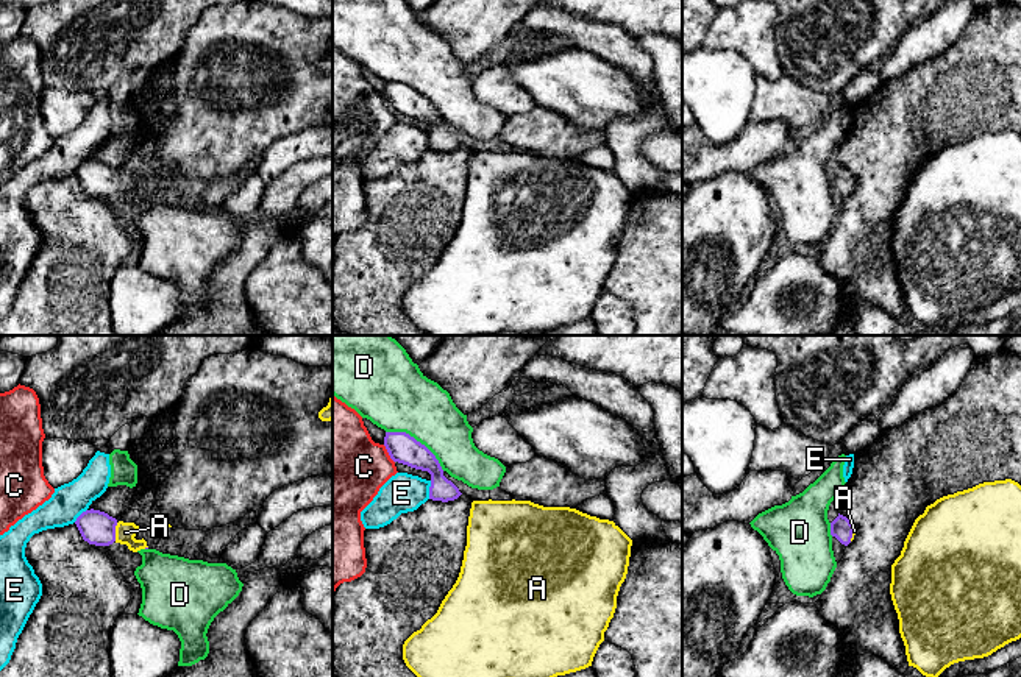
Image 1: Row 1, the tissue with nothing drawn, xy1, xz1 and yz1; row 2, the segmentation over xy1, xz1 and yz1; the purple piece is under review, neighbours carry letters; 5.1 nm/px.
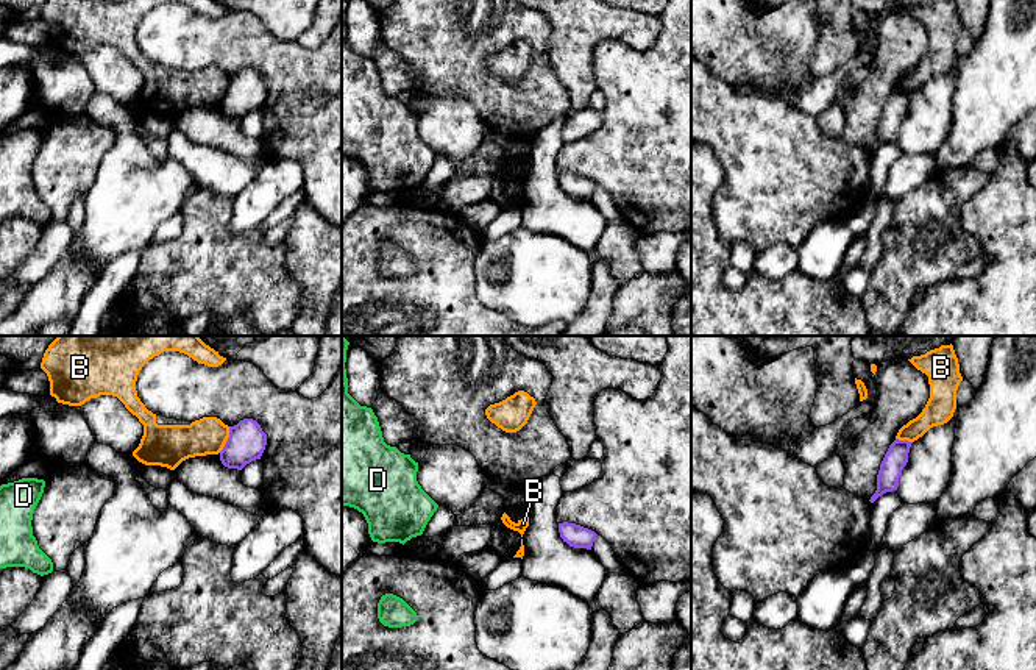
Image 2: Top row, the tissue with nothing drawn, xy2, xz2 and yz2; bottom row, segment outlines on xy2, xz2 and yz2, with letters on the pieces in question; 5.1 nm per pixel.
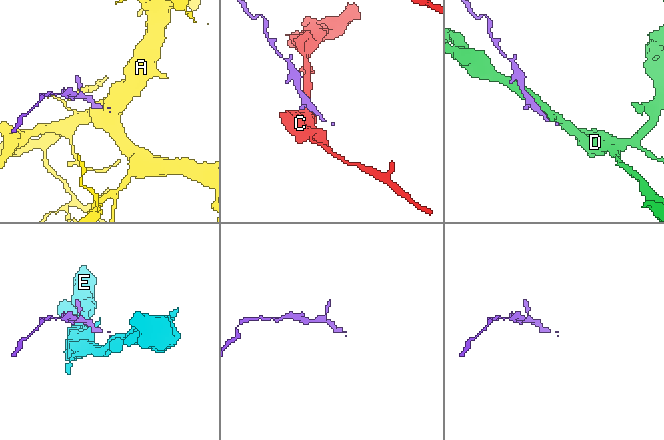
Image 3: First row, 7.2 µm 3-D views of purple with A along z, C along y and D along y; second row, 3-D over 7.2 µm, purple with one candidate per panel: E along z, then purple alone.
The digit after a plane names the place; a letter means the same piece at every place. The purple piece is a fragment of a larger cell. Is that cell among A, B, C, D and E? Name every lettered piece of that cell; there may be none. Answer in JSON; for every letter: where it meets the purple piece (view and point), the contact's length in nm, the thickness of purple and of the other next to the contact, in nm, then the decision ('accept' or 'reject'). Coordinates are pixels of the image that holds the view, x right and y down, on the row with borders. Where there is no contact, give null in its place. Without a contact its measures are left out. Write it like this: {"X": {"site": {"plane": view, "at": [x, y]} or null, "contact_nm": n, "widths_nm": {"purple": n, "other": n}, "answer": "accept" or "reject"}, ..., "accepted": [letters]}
{"A": {"site": {"plane": "xy1", "at": [114, 532]}, "contact_nm": 100, "widths_nm": {"purple": 180, "other": 110}, "answer": "accept"}, "B": {"site": {"plane": "xy2", "at": [228, 439]}, "contact_nm": 150, "widths_nm": {"purple": 200, "other": 190}, "answer": "reject"}, "C": {"site": {"plane": "xz1", "at": [389, 454]}, "contact_nm": 110, "widths_nm": {"purple": 150, "other": 420}, "answer": "reject"}, "D": {"site": {"plane": "xz1", "at": [416, 440]}, "contact_nm": 360, "widths_nm": {"purple": 150, "other": 360}, "answer": "reject"}, "E": {"site": {"plane": "xz1", "at": [430, 490]}, "contact_nm": 100, "widths_nm": {"purple": 150, "other": 200}, "answer": "reject"}, "accepted": ["A"]}

